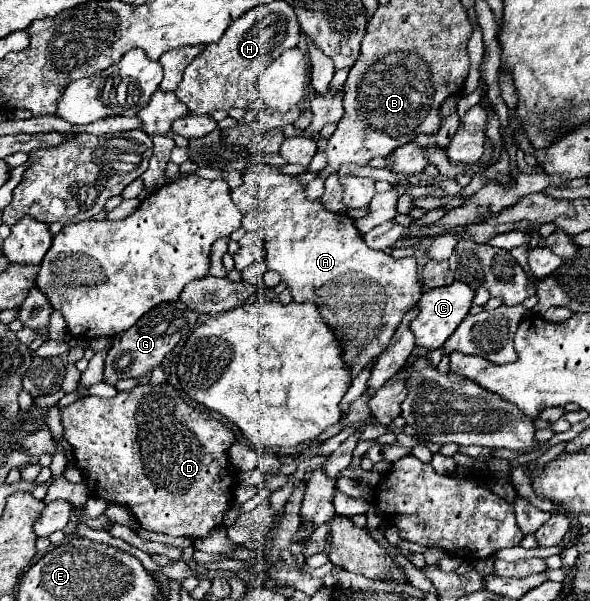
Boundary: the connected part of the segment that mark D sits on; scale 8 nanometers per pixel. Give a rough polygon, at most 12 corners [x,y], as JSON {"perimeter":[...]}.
{"perimeter":[[168,382],[62,408],[90,496],[206,538],[234,432]]}

